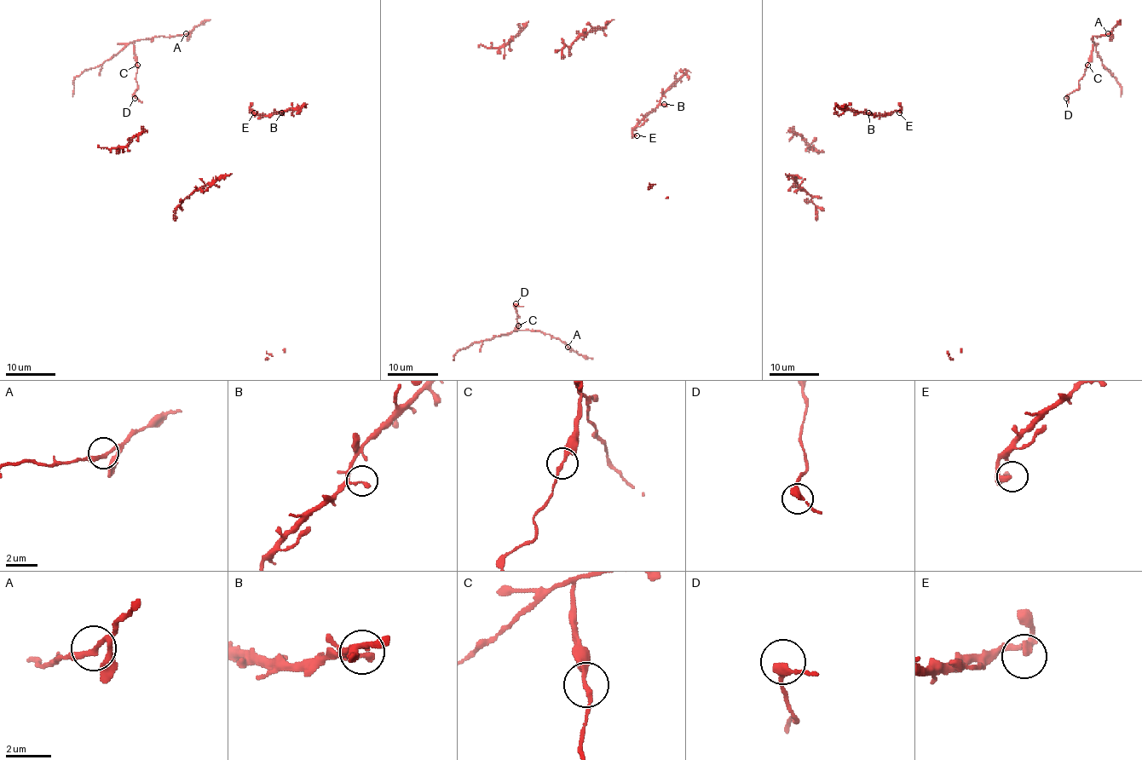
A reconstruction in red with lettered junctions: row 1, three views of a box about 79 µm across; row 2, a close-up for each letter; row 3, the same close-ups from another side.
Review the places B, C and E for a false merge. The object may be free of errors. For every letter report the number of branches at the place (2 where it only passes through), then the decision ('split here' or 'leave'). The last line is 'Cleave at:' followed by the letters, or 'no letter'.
B: branches 2; leave
C: branches 2; split here
E: branches 2; leave
Cleave at: C

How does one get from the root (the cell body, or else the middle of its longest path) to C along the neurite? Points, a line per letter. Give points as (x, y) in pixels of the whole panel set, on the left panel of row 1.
C: (142, 102), (135, 94), (137, 64)

